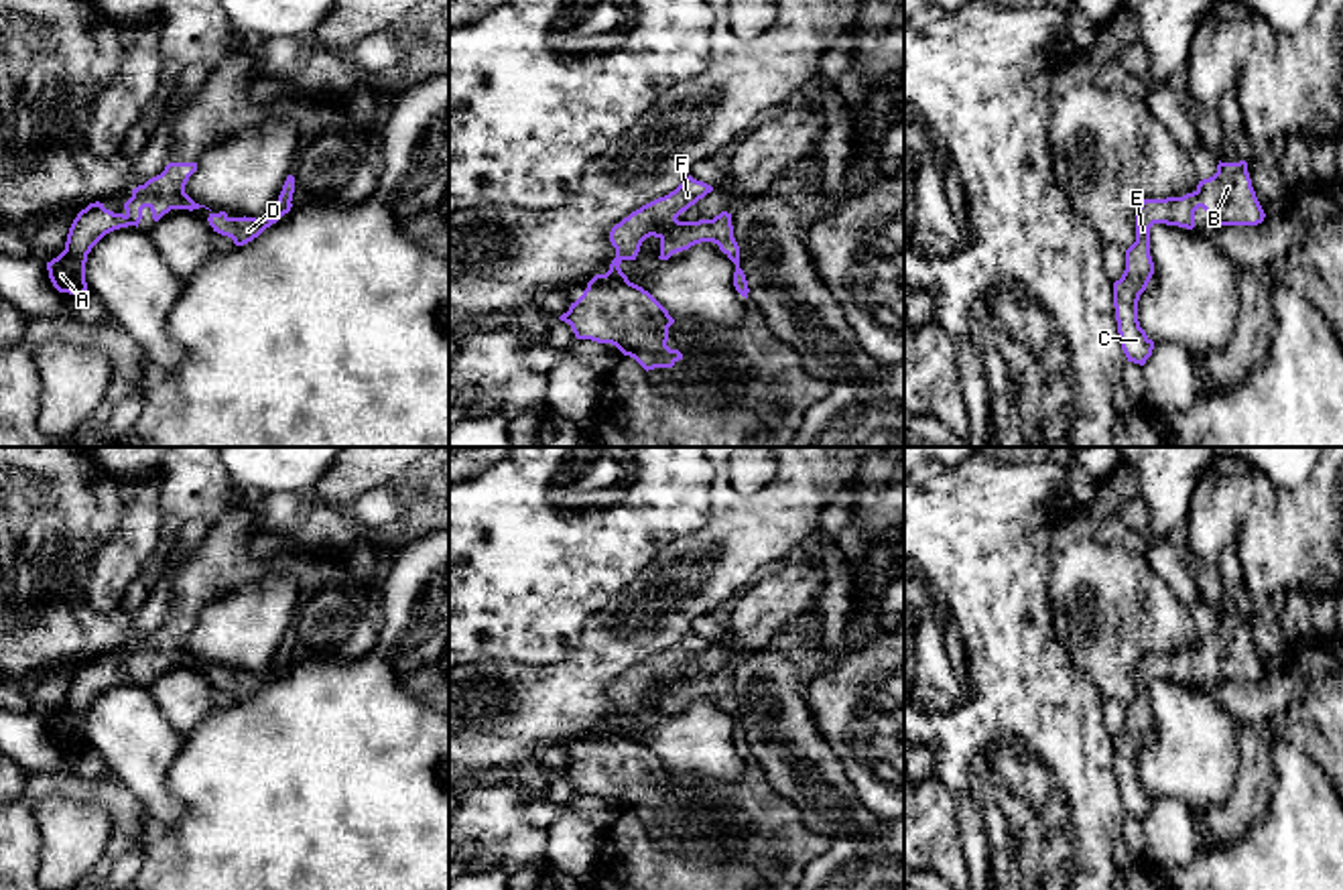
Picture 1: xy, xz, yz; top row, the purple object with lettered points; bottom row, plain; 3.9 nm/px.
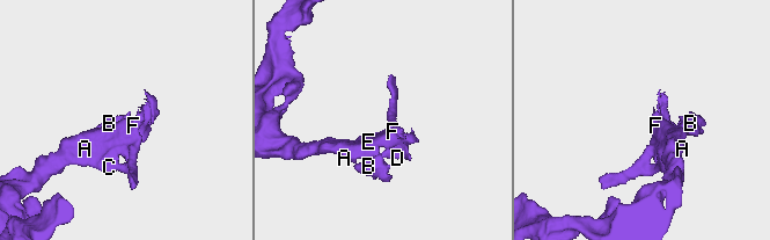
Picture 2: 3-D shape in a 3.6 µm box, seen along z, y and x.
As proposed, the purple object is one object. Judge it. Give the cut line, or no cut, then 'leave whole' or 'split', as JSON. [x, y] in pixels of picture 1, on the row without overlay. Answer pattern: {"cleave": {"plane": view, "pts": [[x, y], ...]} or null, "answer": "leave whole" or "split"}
{"cleave": null, "answer": "leave whole"}

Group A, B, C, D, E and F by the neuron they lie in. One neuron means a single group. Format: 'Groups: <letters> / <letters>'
Groups: A B C D E F

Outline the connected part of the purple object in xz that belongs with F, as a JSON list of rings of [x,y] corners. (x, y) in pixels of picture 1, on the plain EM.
[[[689,630],[675,646],[642,660],[612,683],[610,697],[616,703],[616,713],[610,725],[595,729],[583,750],[559,772],[571,780],[577,794],[612,799],[646,827],[673,823],[683,815],[679,805],[666,801],[675,774],[648,746],[630,738],[620,723],[624,715],[636,715],[642,697],[650,691],[660,695],[660,715],[701,697],[717,699],[736,719],[736,746],[748,754],[750,744],[740,723],[731,669],[721,666],[713,675],[699,677],[677,675],[711,646],[711,640]]]

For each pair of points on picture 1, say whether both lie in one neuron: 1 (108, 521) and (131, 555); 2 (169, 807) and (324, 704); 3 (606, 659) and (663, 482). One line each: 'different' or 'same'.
1: different
2: different
3: different

